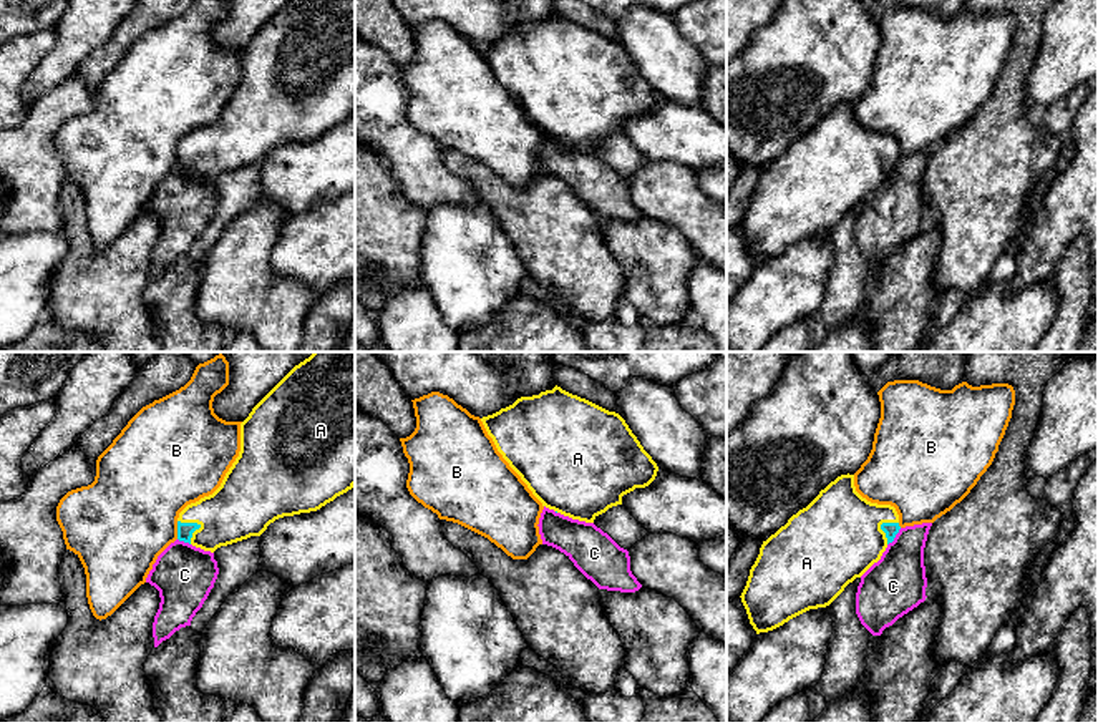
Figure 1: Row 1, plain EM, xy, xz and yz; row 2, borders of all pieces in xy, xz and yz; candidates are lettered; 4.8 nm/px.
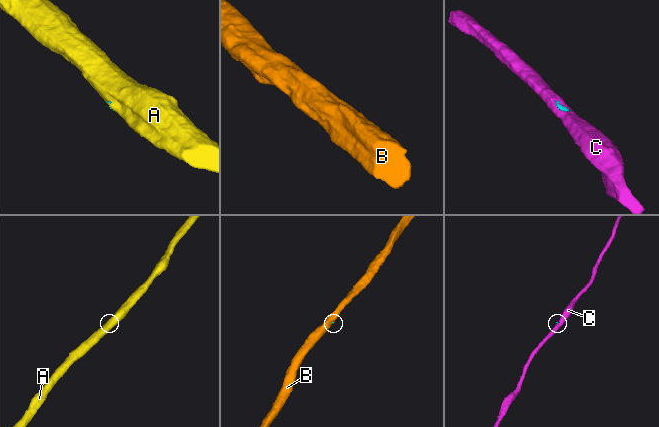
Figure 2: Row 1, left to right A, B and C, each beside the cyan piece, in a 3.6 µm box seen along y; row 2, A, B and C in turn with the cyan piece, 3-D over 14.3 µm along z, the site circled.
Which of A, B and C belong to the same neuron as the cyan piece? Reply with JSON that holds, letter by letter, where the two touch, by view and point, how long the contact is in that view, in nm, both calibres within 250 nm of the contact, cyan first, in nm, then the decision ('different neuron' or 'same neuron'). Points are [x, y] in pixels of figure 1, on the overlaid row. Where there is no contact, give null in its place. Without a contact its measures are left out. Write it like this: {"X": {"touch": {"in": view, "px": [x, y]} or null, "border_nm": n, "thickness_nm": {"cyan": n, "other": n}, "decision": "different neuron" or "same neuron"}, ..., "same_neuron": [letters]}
{"A": {"touch": {"in": "xy", "px": [198, 525]}, "border_nm": 140, "thickness_nm": {"cyan": 80, "other": 300}, "decision": "same neuron"}, "B": {"touch": {"in": "xy", "px": [178, 530]}, "border_nm": 90, "thickness_nm": {"cyan": 80, "other": 480}, "decision": "different neuron"}, "C": {"touch": {"in": "yz", "px": [894, 536]}, "border_nm": 110, "thickness_nm": {"cyan": 70, "other": 280}, "decision": "different neuron"}, "same_neuron": ["A"]}

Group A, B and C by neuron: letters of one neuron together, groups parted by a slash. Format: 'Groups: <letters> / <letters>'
Groups: A / B / C

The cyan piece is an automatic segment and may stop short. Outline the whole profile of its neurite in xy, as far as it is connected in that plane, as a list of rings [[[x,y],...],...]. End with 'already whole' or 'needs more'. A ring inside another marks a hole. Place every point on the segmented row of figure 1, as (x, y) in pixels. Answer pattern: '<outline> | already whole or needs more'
[[[313,352],[295,365],[240,423],[240,451],[221,486],[187,505],[177,518],[177,539],[214,553],[260,536],[284,516],[317,511],[355,486],[355,352]]] | needs more

